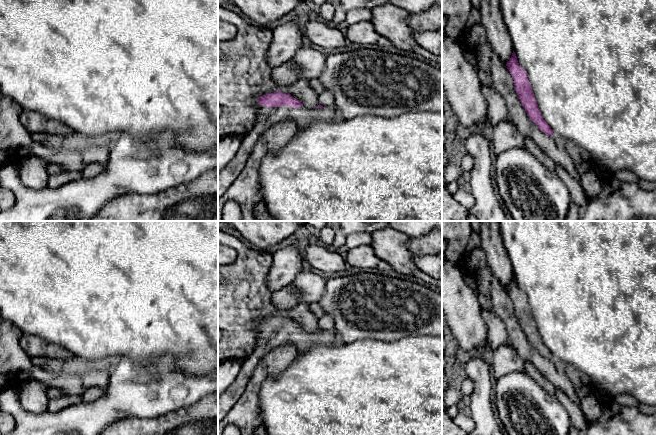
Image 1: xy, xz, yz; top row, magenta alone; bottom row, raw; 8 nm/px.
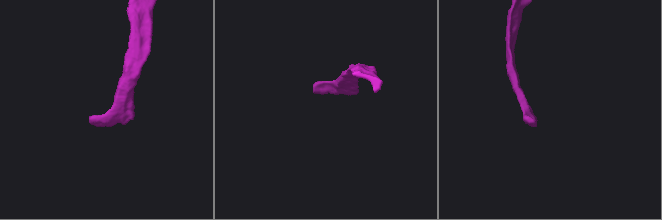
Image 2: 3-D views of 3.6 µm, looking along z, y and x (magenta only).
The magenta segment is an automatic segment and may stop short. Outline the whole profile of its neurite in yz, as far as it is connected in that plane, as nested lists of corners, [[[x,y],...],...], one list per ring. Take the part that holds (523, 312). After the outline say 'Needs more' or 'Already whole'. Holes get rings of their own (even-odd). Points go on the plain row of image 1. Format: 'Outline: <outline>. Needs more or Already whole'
Outline: [[[514,275],[506,290],[514,304],[516,317],[529,342],[543,357],[554,364],[558,372],[564,373],[570,379],[574,385],[575,393],[581,400],[591,394],[596,389],[591,378],[569,363],[562,361],[559,357],[554,356],[543,343],[532,315],[531,308],[527,302],[527,297],[519,289]]]. Needs more

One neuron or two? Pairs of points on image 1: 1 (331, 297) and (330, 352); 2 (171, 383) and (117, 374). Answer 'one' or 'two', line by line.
1: two
2: one

